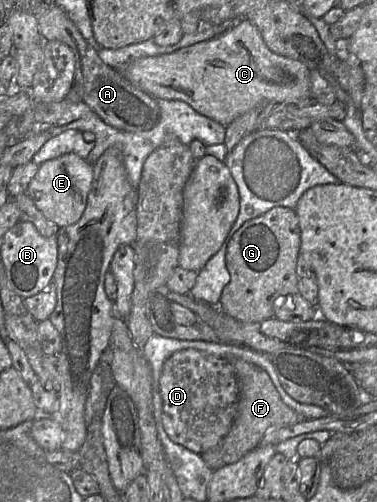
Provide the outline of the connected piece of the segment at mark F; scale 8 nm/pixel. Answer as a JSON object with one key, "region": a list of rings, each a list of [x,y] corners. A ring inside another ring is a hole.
{"region":[[[237,358],[230,361],[236,370],[240,395],[238,413],[229,433],[218,445],[200,454],[213,470],[232,464],[256,448],[269,430],[303,422],[306,418],[286,405],[269,374],[259,366]]]}

